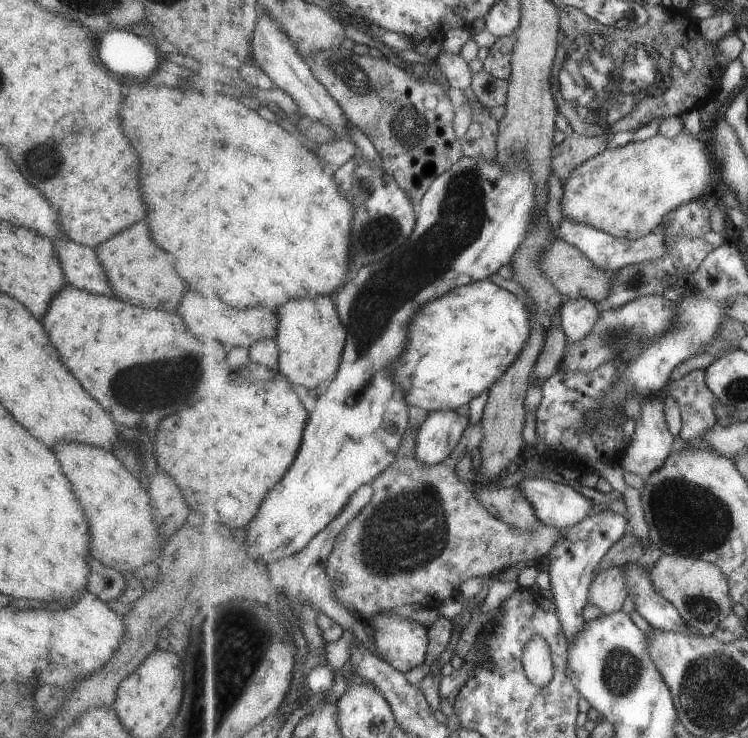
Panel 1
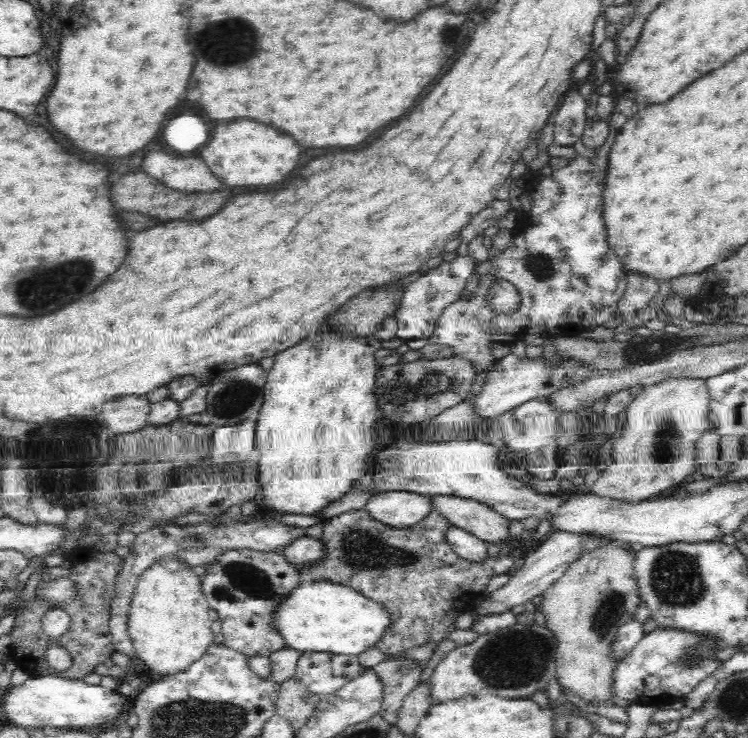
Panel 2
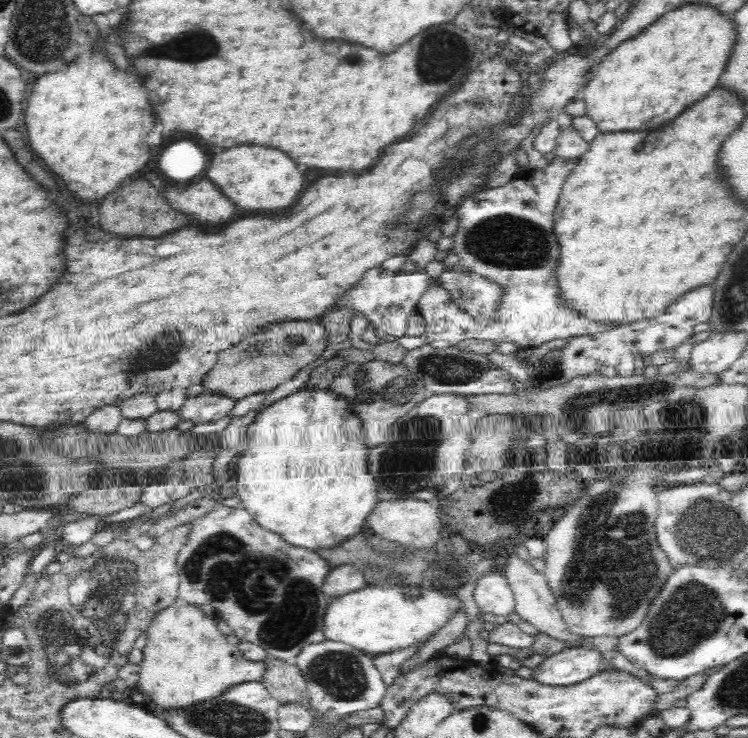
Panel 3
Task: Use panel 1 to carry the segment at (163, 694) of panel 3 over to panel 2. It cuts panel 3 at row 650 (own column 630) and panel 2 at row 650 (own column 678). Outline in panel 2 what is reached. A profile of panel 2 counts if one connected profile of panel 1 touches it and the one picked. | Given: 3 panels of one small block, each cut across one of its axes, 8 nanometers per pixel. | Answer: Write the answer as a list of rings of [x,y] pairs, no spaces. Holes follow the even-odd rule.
[[[174,556],[150,566],[138,577],[138,584],[134,588],[128,618],[128,633],[133,641],[134,649],[143,661],[145,668],[156,672],[161,678],[168,678],[185,672],[194,662],[208,653],[213,646],[215,634],[212,632],[213,621],[210,618],[210,606],[199,585],[198,575],[185,564],[180,564]]]

